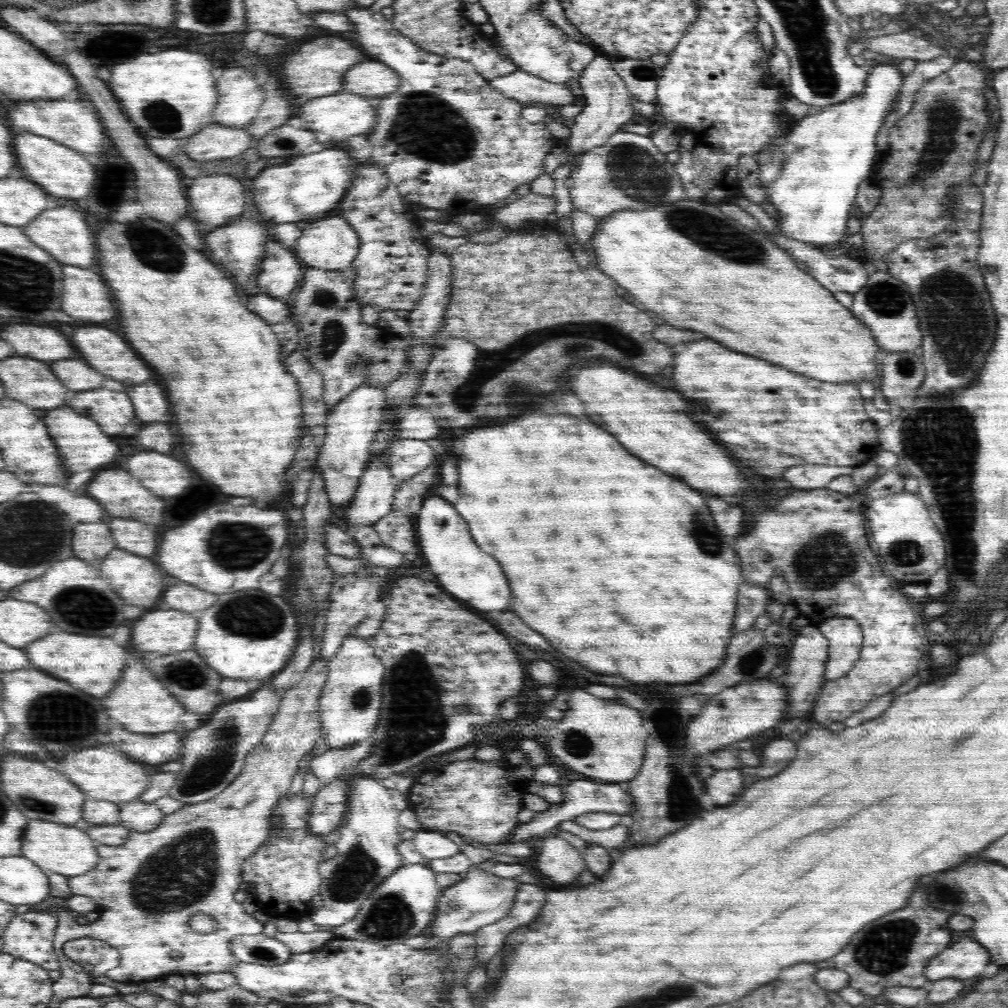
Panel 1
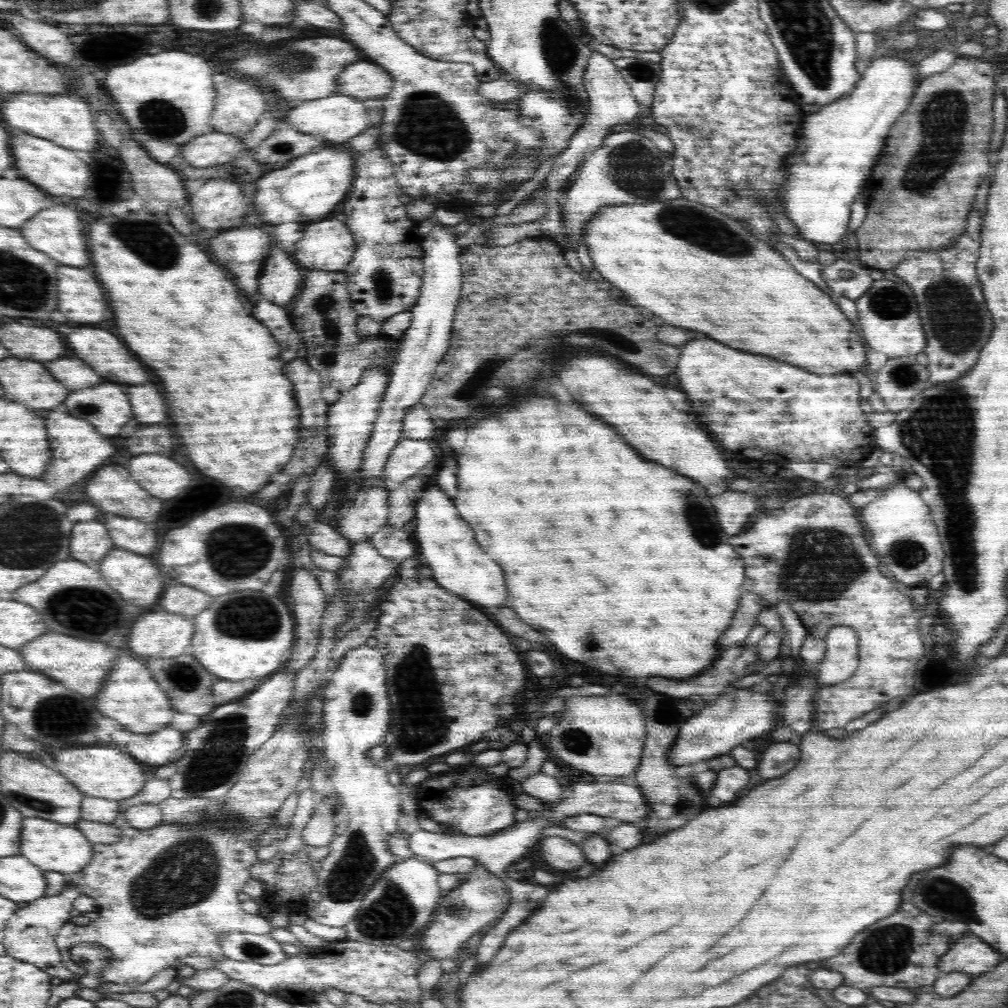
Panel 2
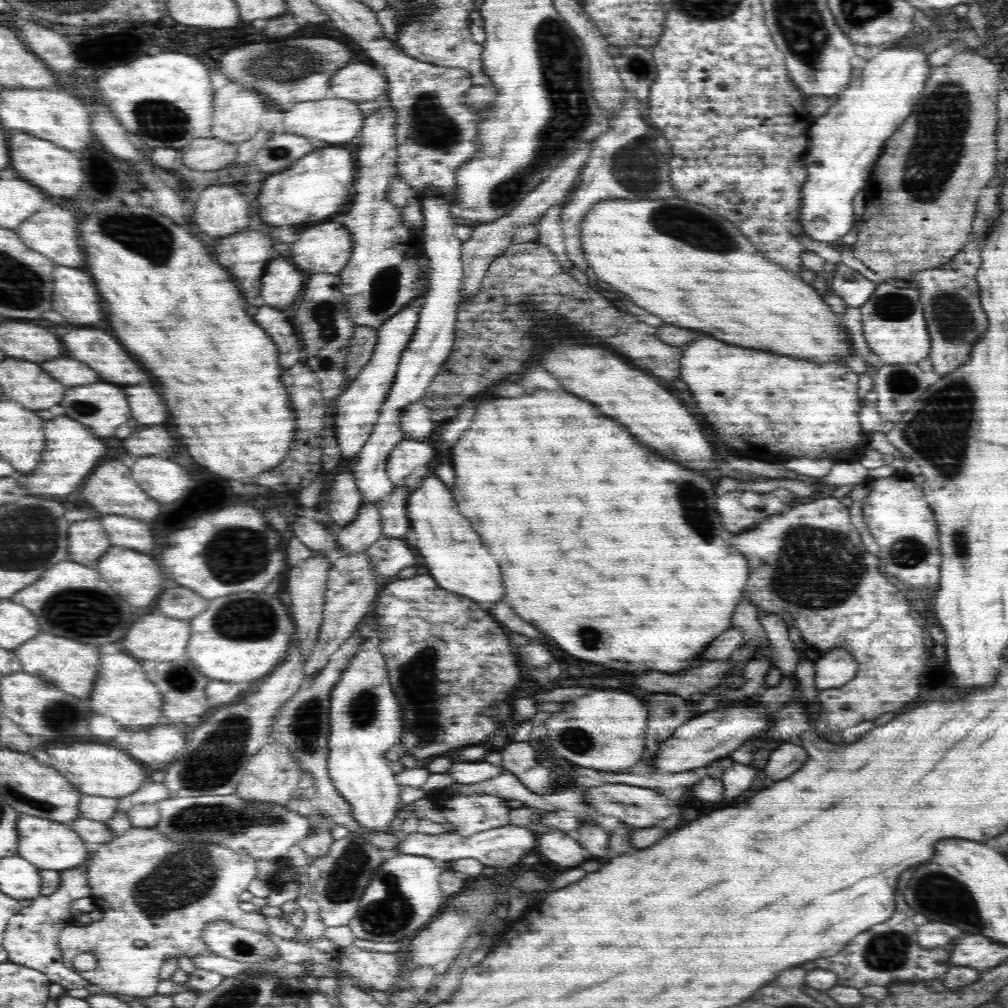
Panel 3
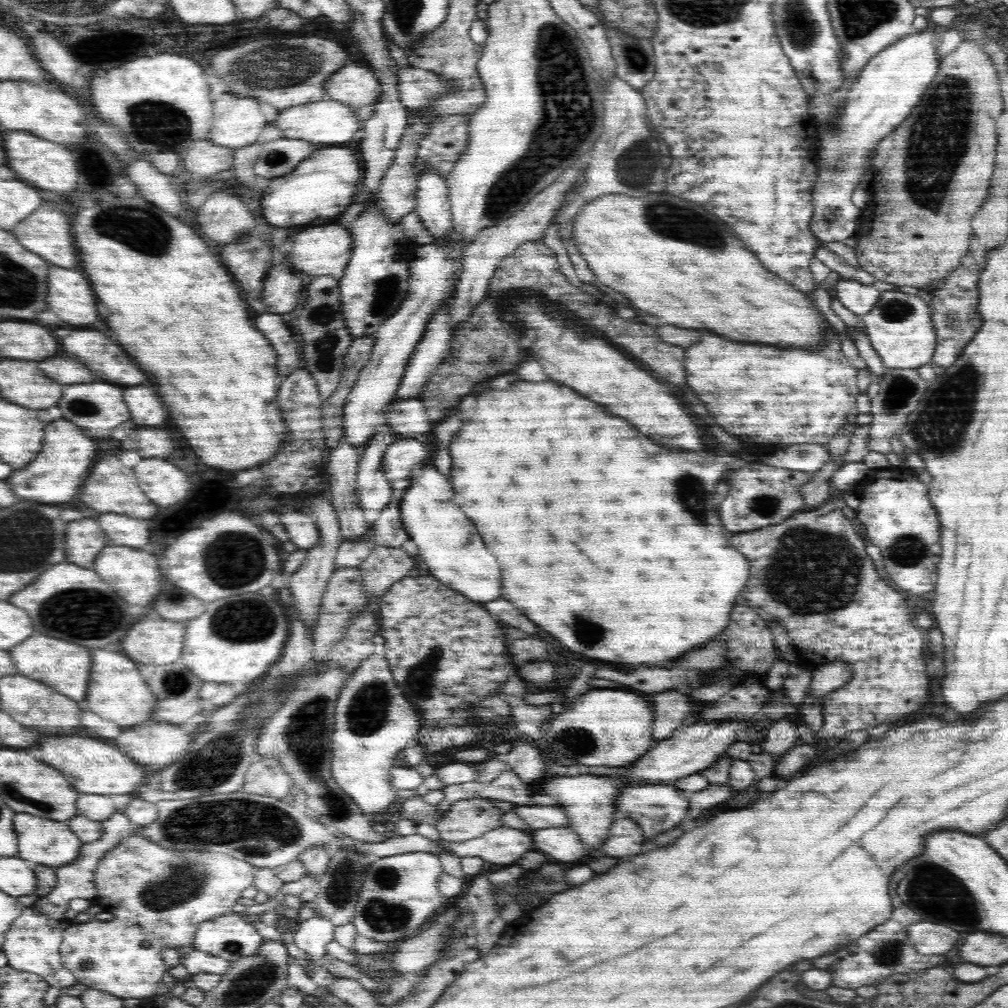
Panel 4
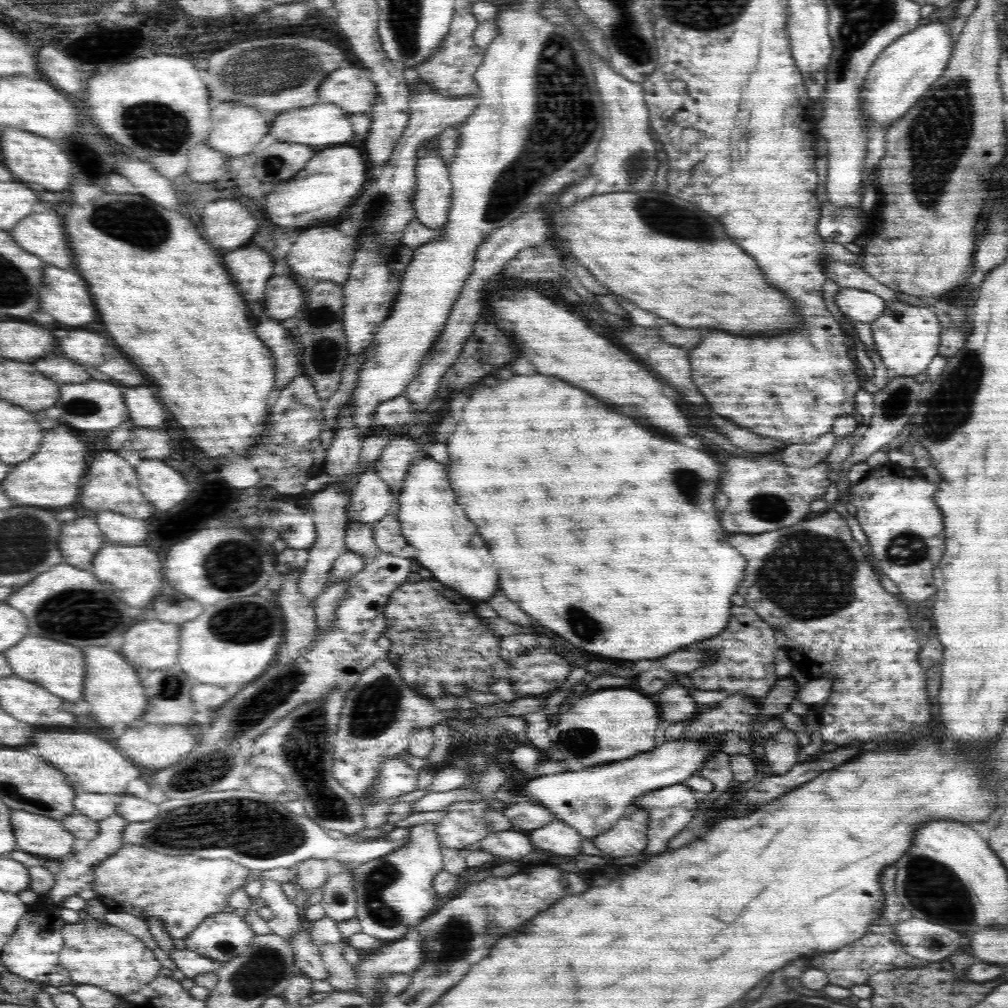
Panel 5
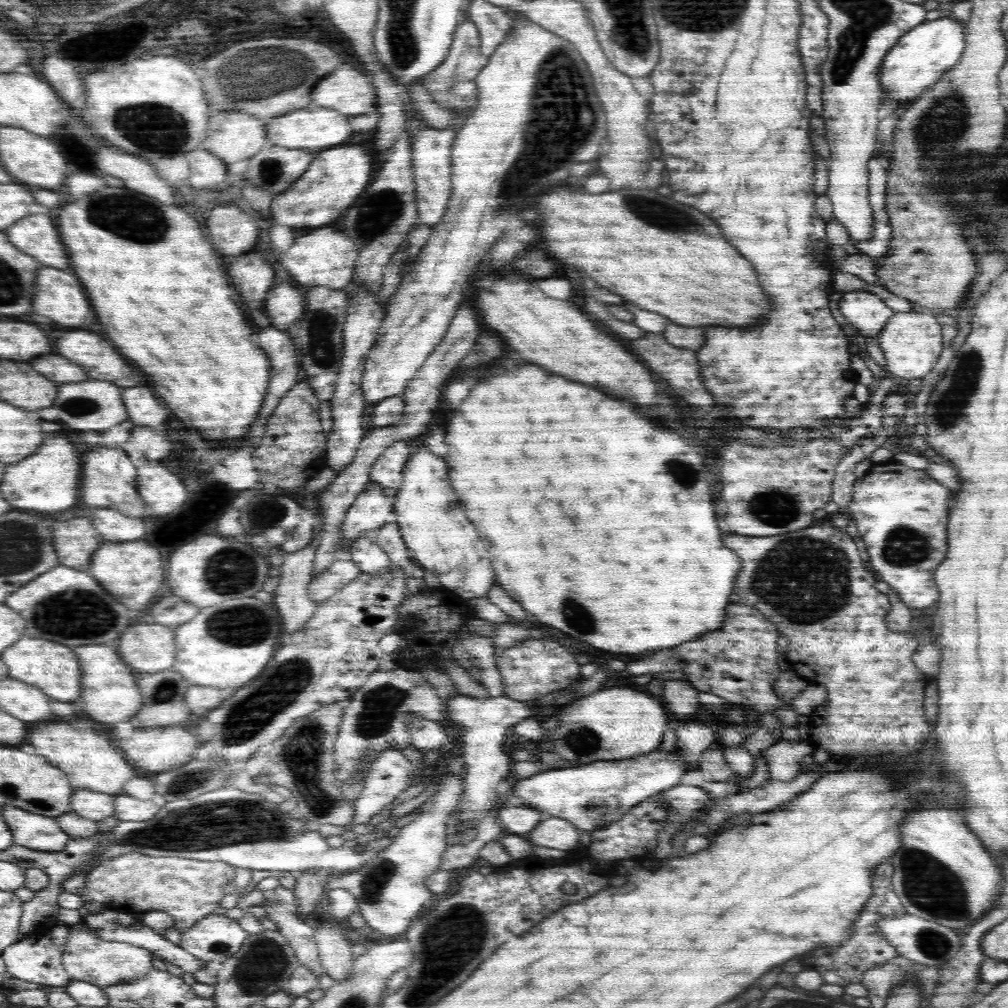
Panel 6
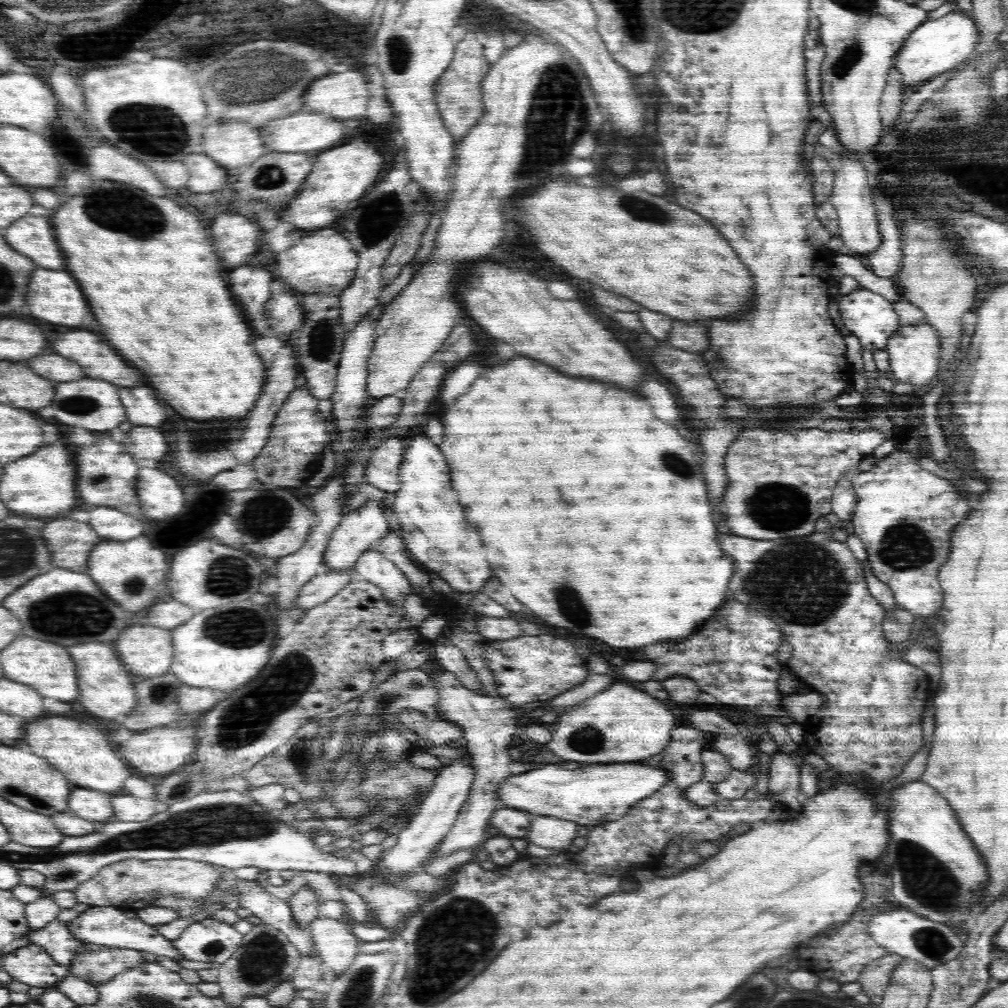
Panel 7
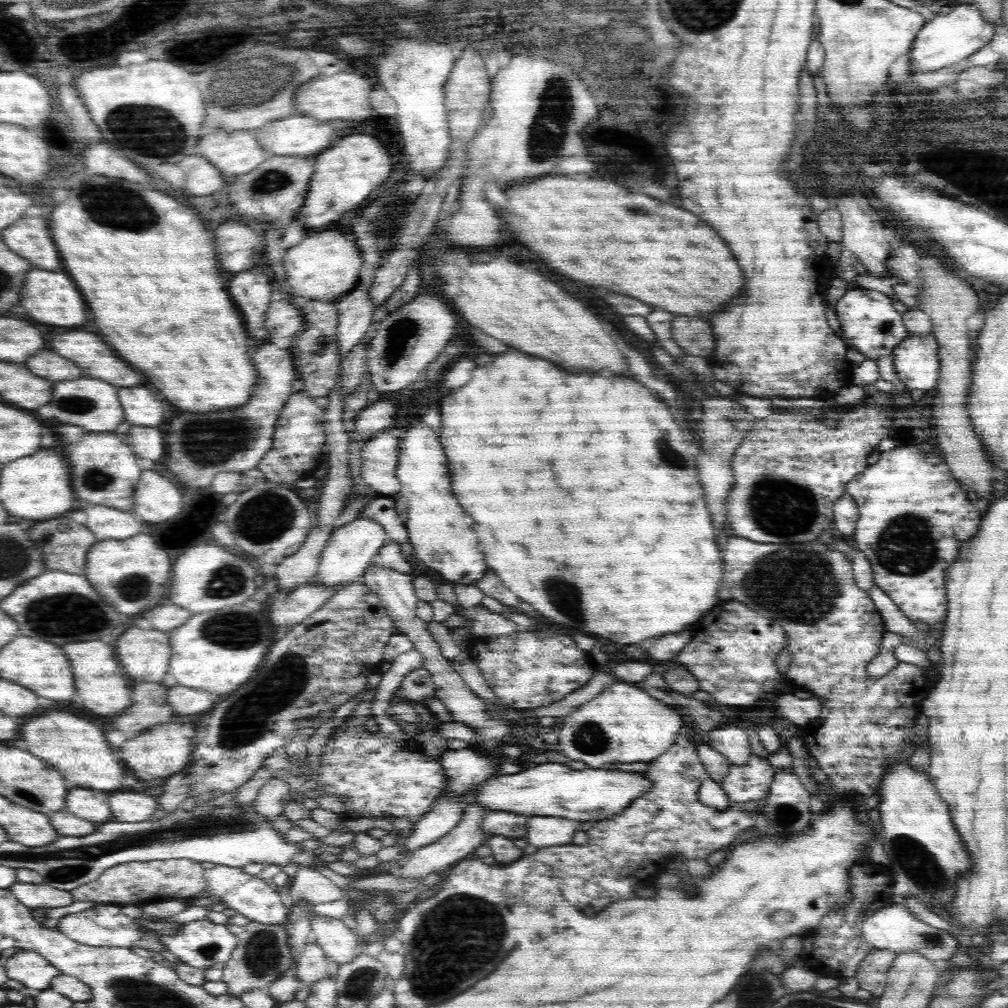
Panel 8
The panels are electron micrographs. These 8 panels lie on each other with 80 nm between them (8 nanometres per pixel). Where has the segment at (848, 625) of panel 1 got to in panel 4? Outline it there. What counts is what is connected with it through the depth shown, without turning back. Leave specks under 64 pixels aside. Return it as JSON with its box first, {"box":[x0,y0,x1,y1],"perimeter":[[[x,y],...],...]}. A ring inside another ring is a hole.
{"box":[806,661,852,703],"perimeter":[[[848,661],[822,662],[822,666],[813,670],[811,684],[806,691],[809,703],[815,698],[820,699],[824,694],[840,688],[850,680],[850,677],[852,677],[852,669]]]}

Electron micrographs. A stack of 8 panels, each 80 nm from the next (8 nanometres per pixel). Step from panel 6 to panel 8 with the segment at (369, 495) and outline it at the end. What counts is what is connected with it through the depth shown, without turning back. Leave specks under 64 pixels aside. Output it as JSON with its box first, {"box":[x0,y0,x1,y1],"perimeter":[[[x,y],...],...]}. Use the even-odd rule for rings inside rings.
{"box":[311,518,389,590],"perimeter":[[[356,518],[338,527],[332,532],[328,544],[322,551],[318,572],[311,578],[311,584],[315,582],[315,584],[325,584],[325,586],[338,586],[339,590],[354,582],[362,582],[366,568],[372,564],[374,556],[389,540],[382,525],[372,519]]]}

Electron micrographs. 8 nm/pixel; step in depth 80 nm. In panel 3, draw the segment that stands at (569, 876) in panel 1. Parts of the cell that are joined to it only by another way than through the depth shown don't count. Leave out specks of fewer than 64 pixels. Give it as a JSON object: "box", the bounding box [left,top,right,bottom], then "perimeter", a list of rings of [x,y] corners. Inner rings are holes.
{"box":[535,829,590,868],"perimeter":[[[556,829],[535,837],[536,848],[547,862],[568,868],[585,866],[590,855],[567,832]]]}

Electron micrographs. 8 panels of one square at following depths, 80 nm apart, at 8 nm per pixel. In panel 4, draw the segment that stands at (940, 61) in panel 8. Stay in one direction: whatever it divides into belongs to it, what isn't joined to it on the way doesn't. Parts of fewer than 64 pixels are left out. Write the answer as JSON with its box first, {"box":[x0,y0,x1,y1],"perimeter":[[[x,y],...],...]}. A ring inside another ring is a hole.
{"box":[810,28,942,242],"perimeter":[[[925,28],[889,44],[884,50],[875,54],[864,66],[862,74],[852,83],[852,87],[846,94],[846,102],[842,106],[844,114],[838,120],[838,130],[834,134],[820,136],[822,138],[822,150],[818,154],[820,172],[818,172],[818,182],[814,180],[814,186],[811,187],[810,192],[811,204],[814,205],[810,229],[819,242],[841,242],[847,238],[856,237],[858,230],[861,230],[863,209],[852,204],[852,190],[860,182],[860,174],[864,174],[866,156],[880,145],[878,140],[888,136],[910,116],[912,109],[918,106],[929,84],[934,80],[942,59],[936,47],[936,38],[938,38],[937,30]],[[832,164],[840,164],[840,172],[832,172]]]}

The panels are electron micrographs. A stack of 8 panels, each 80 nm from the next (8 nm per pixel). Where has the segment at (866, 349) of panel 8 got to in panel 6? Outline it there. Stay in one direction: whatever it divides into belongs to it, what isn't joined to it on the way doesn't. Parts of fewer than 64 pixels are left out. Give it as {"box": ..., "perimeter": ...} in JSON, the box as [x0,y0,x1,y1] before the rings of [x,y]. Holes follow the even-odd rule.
{"box":[838,290,894,340],"perimeter":[[[865,290],[845,291],[838,303],[846,320],[860,336],[878,340],[878,334],[894,311],[882,298]]]}

